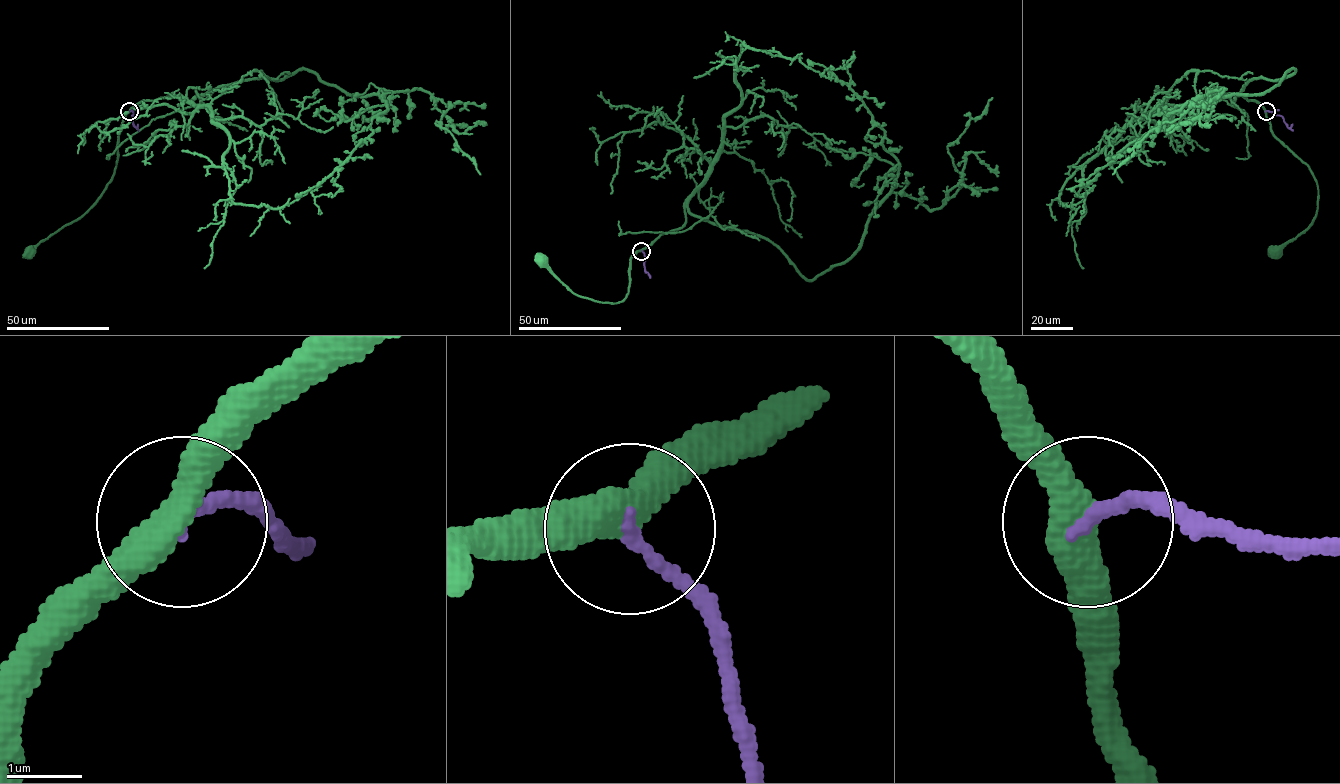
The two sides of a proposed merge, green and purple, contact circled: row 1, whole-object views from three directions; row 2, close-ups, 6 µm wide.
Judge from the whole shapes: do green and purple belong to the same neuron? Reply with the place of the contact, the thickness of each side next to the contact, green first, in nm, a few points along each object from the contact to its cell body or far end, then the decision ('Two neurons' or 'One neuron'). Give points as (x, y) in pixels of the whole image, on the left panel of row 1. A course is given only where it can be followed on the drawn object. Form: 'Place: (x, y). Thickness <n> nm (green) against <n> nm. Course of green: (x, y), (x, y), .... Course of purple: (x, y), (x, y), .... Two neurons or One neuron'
Place: (129, 111). Thickness 440 nm (green) against 190 nm. Course of green: (129, 111), (118, 135), (114, 173), (101, 197), (83, 214), (43, 239), (29, 254). Course of purple: (129, 111), (133, 112), (132, 123), (137, 128), (138, 124). Two neurons

